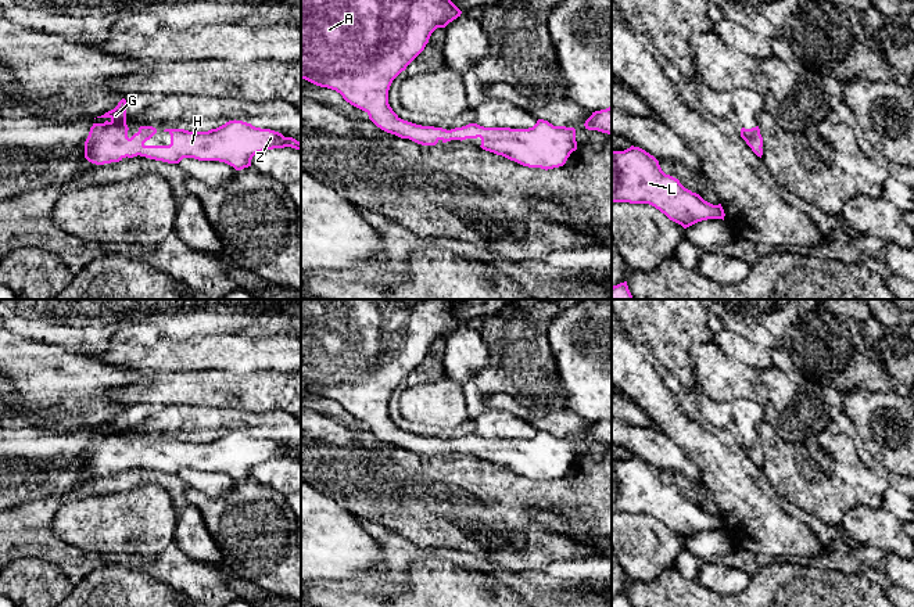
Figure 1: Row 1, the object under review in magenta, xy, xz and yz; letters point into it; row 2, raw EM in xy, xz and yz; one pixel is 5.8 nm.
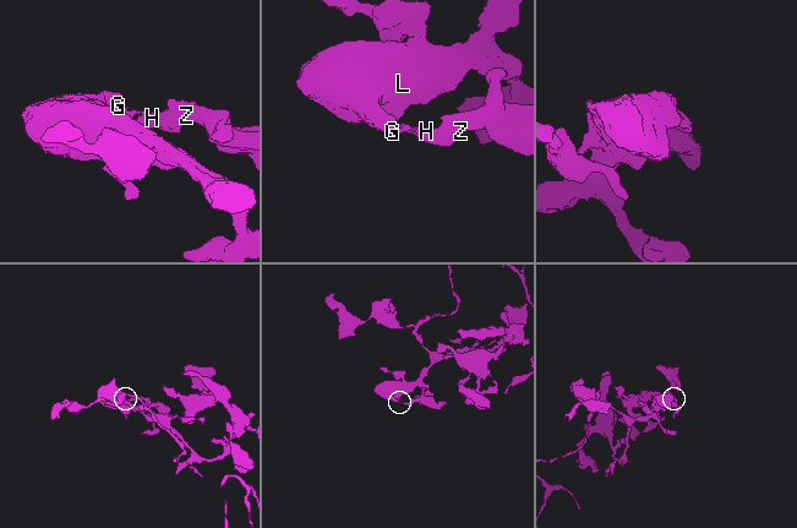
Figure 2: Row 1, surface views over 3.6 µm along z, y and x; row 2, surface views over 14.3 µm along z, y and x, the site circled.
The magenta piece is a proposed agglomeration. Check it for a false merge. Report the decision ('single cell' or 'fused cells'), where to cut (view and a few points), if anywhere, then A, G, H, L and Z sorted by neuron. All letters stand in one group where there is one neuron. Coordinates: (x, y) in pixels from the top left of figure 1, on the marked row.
single cell; no cut; A G H L Z

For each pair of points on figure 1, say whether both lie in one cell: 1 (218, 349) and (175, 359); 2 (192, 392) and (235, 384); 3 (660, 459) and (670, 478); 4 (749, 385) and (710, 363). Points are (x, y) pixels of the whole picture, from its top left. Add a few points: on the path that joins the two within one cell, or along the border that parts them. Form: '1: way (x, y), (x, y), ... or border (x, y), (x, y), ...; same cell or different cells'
1: way (207, 352), (186, 355); same cell
2: way (203, 388), (223, 388); same cell
3: border (659, 470), (680, 471), (694, 481); different cells
4: way (739, 381), (726, 379), (720, 373); same cell

